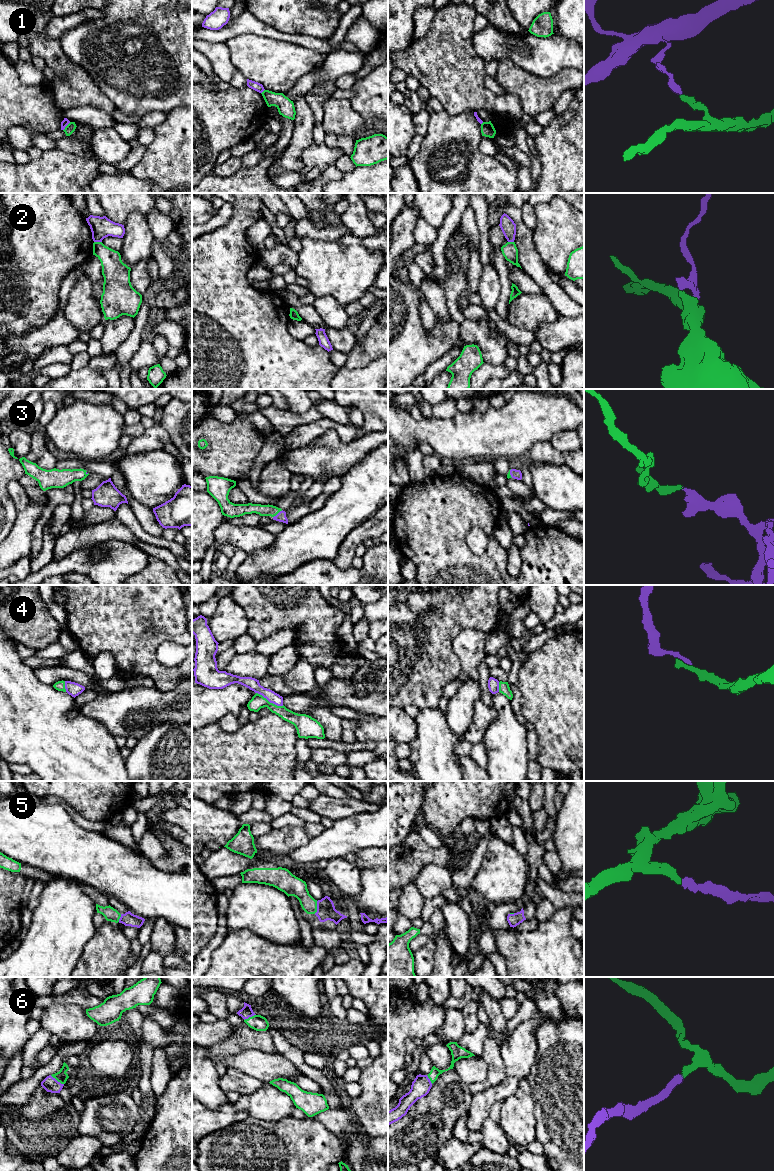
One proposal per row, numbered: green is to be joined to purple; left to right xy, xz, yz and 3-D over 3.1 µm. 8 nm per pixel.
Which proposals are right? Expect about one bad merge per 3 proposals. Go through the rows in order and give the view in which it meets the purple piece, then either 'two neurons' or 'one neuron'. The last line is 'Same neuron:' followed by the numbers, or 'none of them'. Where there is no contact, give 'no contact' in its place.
1: meets purple in xy; two neurons
2: meets purple in xy; two neurons
3: meets purple in xz; one neuron
4: meets purple in xz; one neuron
5: meets purple in xz; one neuron
6: meets purple in xy; one neuron
Same neuron: 3, 4, 5, 6

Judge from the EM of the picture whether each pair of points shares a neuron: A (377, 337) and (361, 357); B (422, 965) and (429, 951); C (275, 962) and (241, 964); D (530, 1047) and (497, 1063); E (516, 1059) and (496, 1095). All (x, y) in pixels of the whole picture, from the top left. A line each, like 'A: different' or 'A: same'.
A: same
B: same
C: same
D: different
E: same

